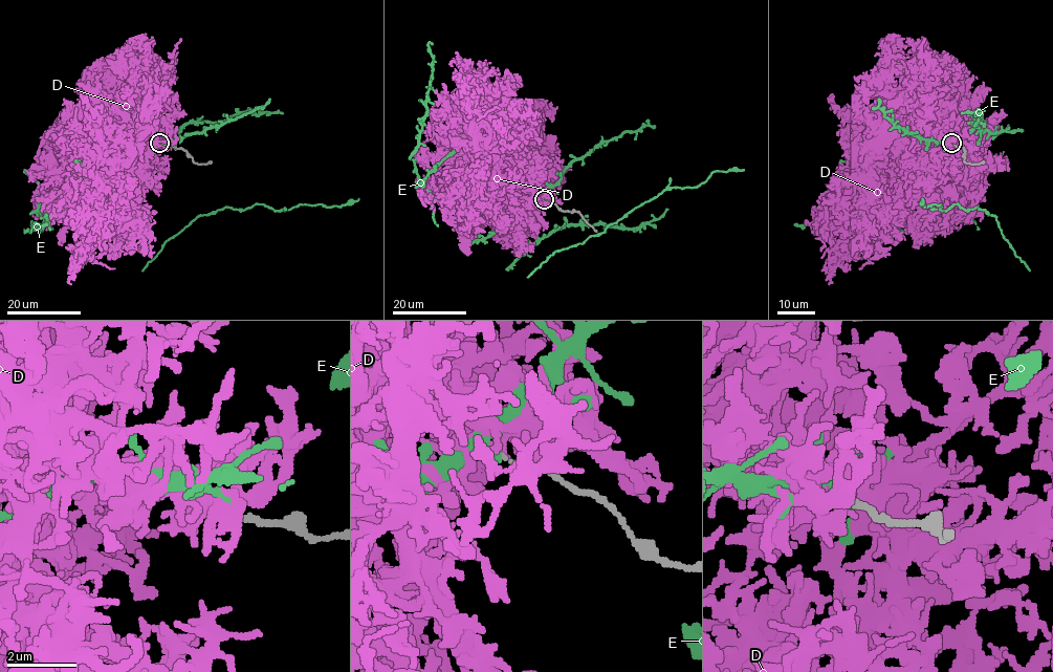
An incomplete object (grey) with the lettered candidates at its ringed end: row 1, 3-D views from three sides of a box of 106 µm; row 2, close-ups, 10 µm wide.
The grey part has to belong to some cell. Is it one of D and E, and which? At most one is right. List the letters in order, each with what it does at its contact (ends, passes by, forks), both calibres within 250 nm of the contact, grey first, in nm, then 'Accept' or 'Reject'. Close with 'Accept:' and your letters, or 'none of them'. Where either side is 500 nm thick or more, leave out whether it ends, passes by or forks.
D: It ends there. Thickness 160 nm (grey) against 280 nm. Reject
E: It passes by. Thickness 140 nm (grey) against 280 nm. Reject
Accept: none of them

